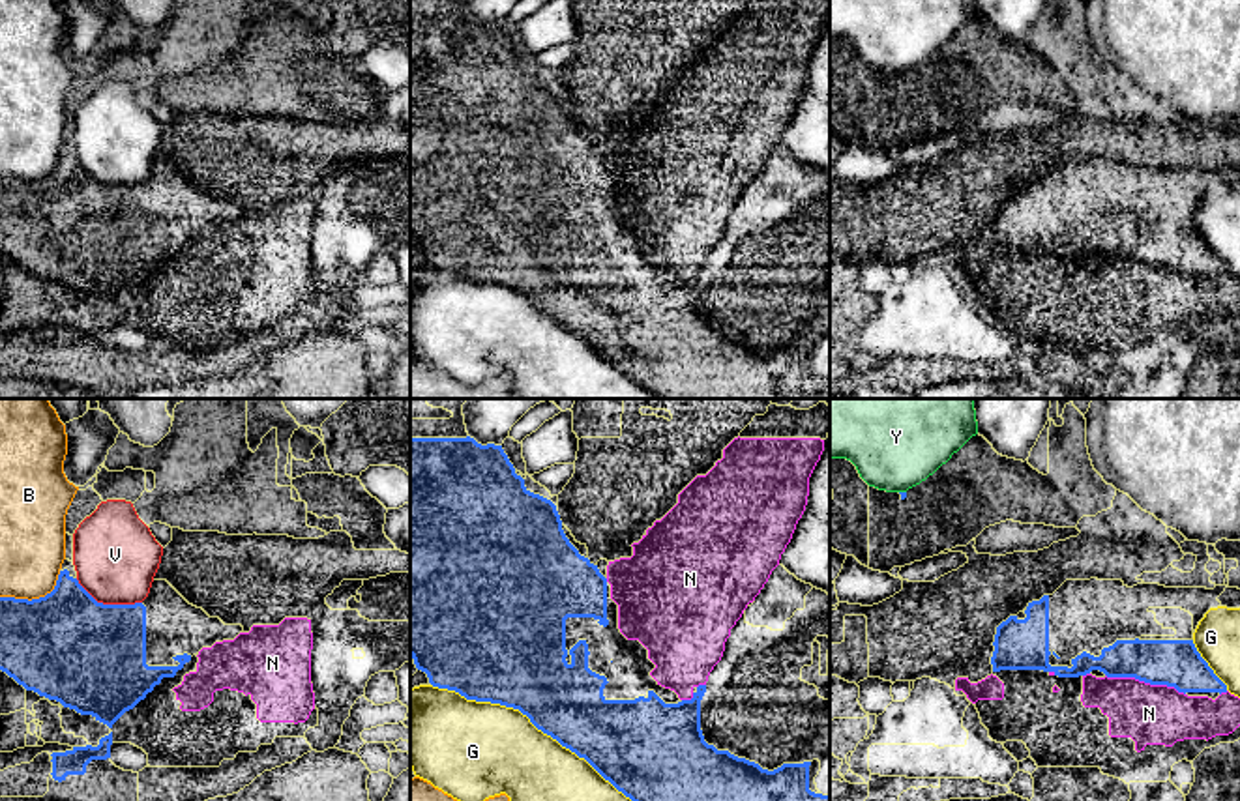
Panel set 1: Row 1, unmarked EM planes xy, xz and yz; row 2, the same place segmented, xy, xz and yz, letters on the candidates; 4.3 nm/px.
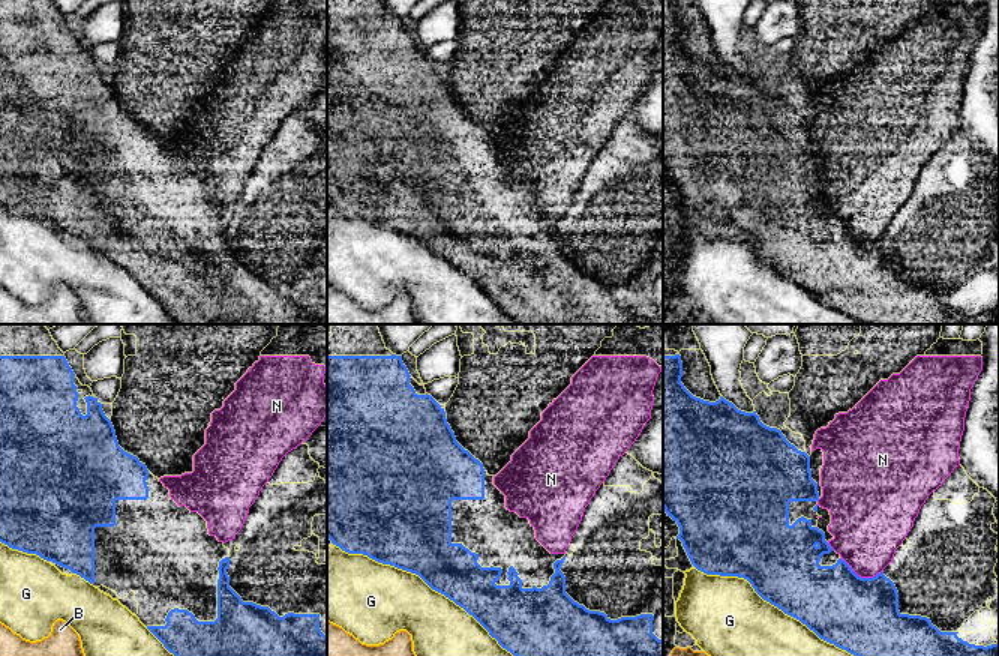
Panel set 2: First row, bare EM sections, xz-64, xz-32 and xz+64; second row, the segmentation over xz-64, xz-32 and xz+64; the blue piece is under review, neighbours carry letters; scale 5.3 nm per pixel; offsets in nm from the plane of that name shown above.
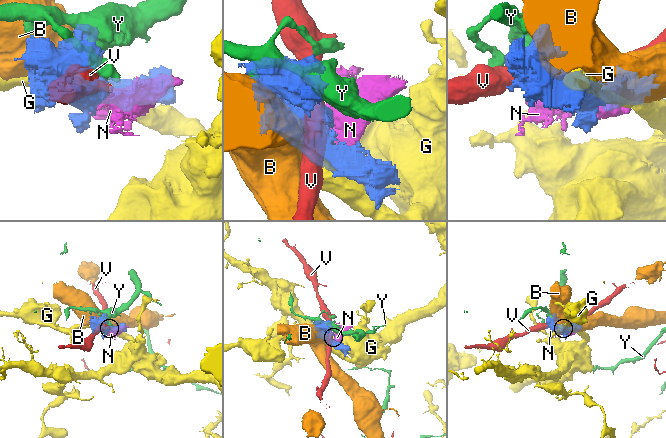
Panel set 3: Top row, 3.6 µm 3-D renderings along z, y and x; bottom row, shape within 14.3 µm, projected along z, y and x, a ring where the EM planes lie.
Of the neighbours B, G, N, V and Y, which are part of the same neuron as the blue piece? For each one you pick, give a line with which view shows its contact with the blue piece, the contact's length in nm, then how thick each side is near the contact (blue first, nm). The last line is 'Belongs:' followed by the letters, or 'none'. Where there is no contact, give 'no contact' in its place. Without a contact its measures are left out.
Belongs: none

